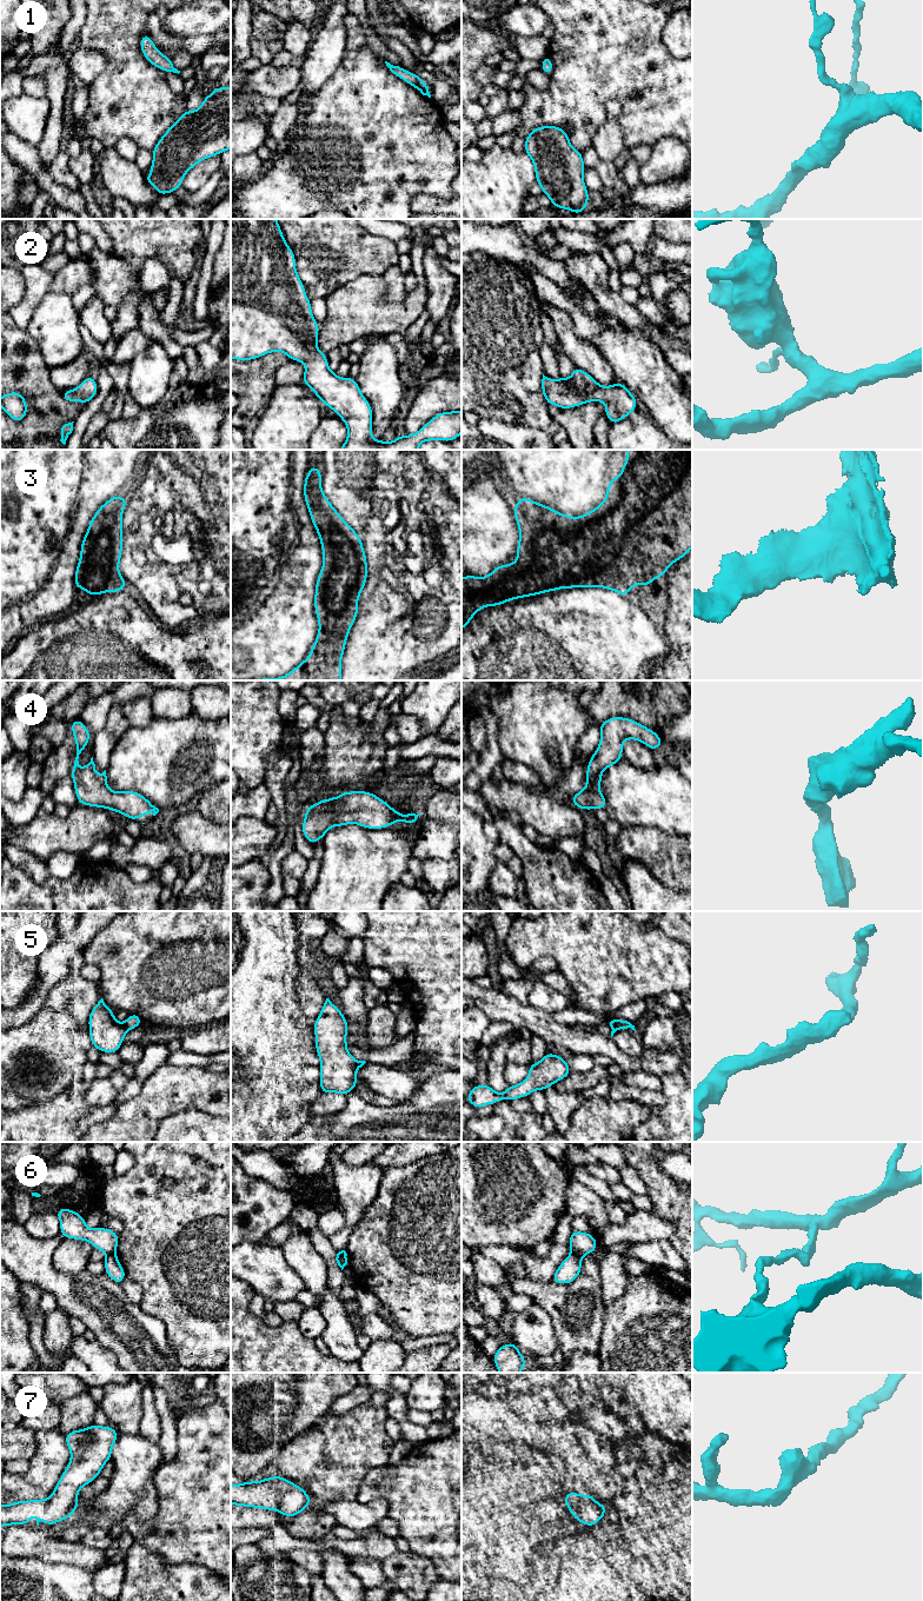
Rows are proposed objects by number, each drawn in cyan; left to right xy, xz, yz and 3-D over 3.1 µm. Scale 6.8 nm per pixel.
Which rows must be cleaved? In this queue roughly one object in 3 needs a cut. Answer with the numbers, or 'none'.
5, 6

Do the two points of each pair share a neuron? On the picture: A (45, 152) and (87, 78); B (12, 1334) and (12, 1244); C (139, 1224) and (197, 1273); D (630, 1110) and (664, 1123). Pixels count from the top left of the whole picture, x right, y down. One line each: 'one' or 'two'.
A: two
B: two
C: one
D: two

